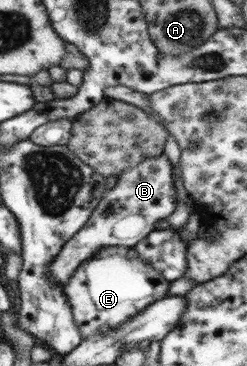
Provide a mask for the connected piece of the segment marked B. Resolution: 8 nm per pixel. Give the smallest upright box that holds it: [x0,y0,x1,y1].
[49,154,177,283]

